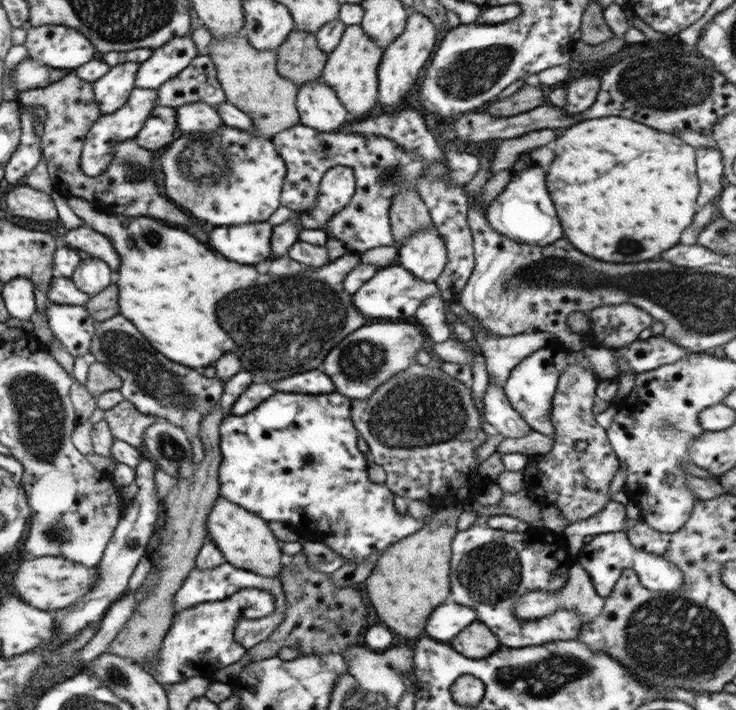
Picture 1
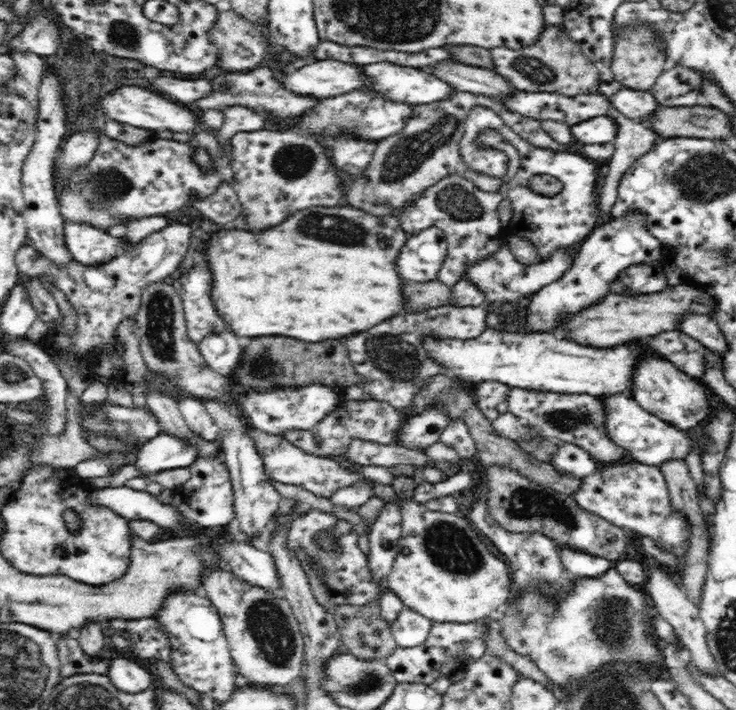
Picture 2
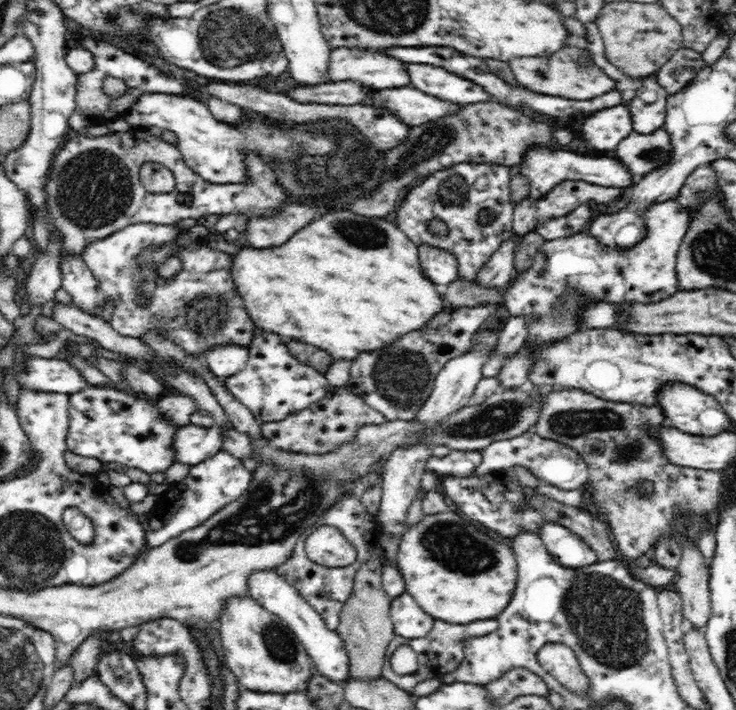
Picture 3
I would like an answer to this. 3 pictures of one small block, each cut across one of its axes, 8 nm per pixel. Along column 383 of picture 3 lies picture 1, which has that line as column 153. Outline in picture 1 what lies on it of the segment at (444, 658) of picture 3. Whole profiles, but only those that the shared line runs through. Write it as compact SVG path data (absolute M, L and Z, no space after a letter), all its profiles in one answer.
M241 588L235 594L227 596L221 602L205 602L195 604L191 608L177 610L173 622L163 638L163 646L159 652L159 664L155 670L147 670L159 684L175 684L183 682L191 676L211 678L219 668L229 668L237 662L247 650L235 642L233 630L239 618L247 620L263 620L271 616L275 610L275 598L269 590L263 588Z

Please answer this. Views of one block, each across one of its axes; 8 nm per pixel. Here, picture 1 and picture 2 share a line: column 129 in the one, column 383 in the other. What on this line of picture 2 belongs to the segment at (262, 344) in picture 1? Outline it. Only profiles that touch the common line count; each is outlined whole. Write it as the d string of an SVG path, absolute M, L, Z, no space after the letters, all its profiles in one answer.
M338 206L338 208L306 208L304 212L294 214L290 220L286 220L282 226L262 232L262 234L250 234L250 232L218 232L212 238L210 244L210 268L214 272L214 304L218 306L220 314L224 320L232 326L232 332L242 338L242 340L252 340L252 338L262 338L262 336L288 336L288 338L298 338L308 344L316 344L322 340L338 340L346 336L354 336L358 332L366 332L374 326L378 326L384 320L390 320L394 316L406 314L408 308L404 306L408 302L406 290L404 290L404 280L398 272L398 260L406 248L410 234L402 230L400 220L386 214L386 218L378 218L378 214L366 214L364 210L350 208L350 206Z

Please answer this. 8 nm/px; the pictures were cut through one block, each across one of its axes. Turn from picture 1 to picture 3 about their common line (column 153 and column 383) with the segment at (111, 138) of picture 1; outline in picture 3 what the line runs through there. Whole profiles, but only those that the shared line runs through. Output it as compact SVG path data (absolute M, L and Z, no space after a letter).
M414 86L380 90L374 94L374 98L368 104L388 108L394 116L398 116L402 122L406 122L412 128L428 122L438 122L440 118L446 116L456 116L462 110L460 104L432 98L430 94L424 94L420 88Z

